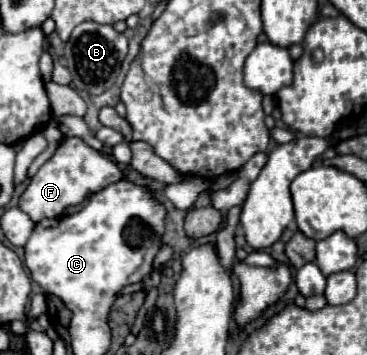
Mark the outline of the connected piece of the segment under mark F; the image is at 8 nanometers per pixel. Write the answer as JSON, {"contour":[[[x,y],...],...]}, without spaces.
{"contour":[[[65,140],[57,148],[57,152],[39,168],[39,172],[31,178],[27,190],[19,198],[19,208],[29,214],[33,222],[39,222],[41,218],[55,218],[59,216],[67,206],[83,202],[87,194],[95,194],[103,190],[109,184],[115,184],[123,178],[123,172],[115,162],[105,158],[101,152],[89,148],[83,140]]]}

